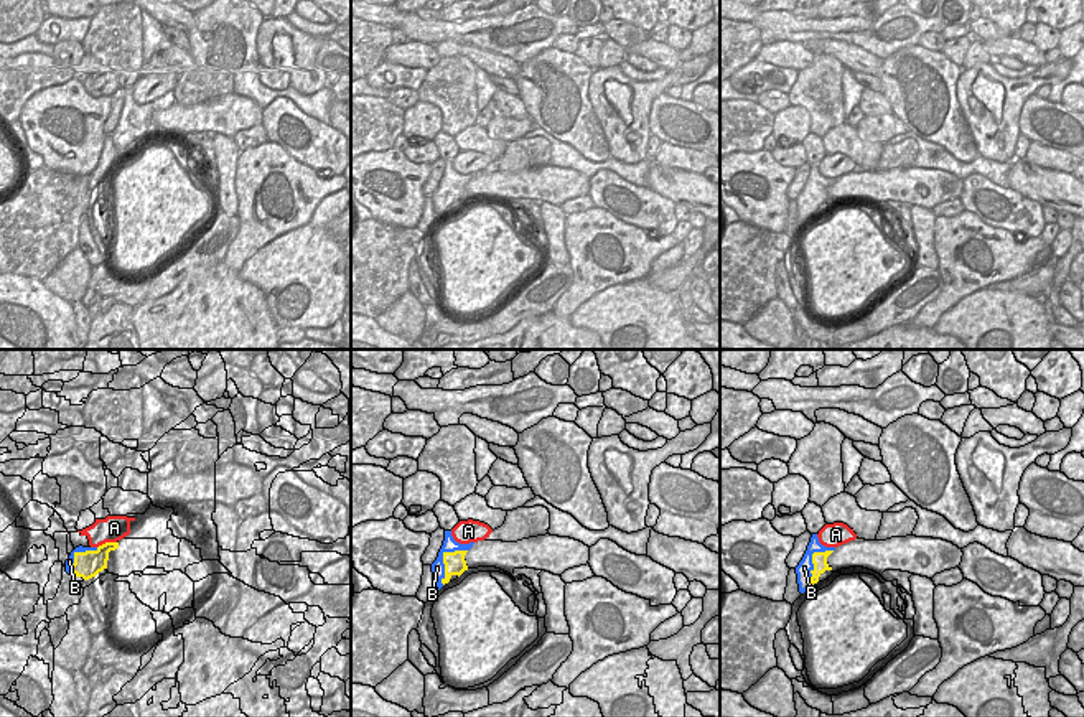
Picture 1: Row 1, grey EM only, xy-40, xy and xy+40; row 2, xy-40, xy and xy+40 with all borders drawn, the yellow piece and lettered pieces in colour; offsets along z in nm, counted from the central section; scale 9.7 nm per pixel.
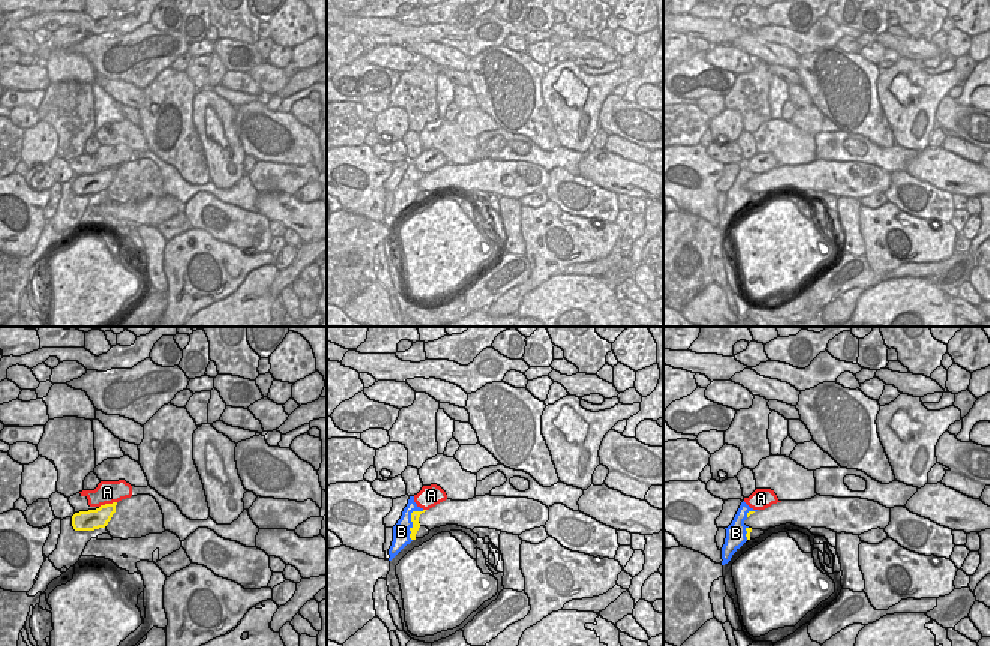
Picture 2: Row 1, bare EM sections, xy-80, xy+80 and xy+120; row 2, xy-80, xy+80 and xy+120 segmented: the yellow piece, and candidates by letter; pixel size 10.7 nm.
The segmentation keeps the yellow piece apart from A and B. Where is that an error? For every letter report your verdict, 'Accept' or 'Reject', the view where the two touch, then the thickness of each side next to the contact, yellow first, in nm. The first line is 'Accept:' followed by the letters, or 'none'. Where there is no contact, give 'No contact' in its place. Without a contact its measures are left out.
Accept: A
A: Accept. Touches yellow in xy-40. Thickness 240 nm (yellow) against 260 nm
B: Reject. Touches yellow in xy. Thickness 220 nm (yellow) against 140 nm.

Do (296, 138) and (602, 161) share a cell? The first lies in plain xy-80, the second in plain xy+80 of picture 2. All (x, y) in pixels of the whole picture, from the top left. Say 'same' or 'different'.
different

